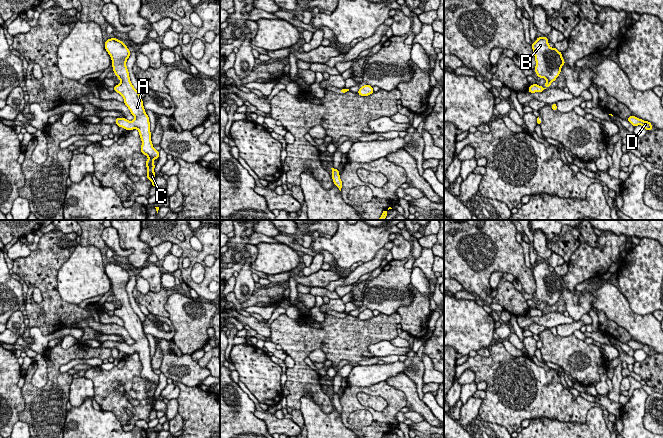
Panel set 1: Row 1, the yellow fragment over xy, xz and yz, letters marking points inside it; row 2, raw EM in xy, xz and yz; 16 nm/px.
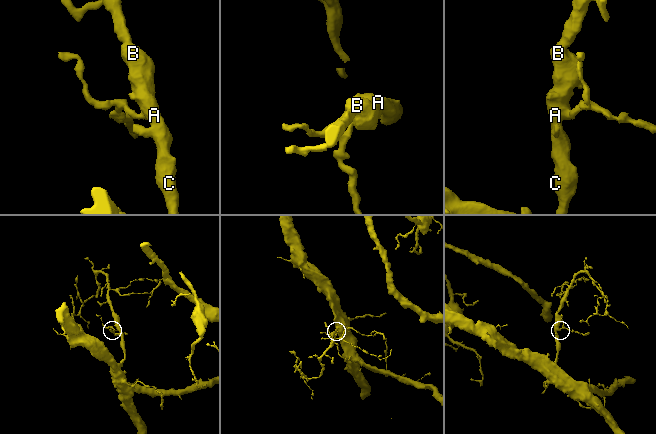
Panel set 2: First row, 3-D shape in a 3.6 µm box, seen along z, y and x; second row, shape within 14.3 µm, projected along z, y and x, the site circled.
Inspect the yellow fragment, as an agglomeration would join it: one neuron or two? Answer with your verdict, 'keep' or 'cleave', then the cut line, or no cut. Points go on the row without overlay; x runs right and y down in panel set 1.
keep; no cut

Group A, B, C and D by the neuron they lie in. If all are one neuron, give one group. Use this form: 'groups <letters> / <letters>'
groups A B C D

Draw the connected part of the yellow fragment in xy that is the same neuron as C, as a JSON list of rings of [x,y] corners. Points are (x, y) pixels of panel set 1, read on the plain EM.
[[[111,262],[105,265],[105,273],[111,281],[112,291],[115,299],[121,305],[119,309],[114,310],[114,315],[124,322],[124,327],[135,341],[133,345],[125,342],[116,342],[116,349],[126,354],[137,353],[142,365],[141,377],[148,381],[145,389],[147,391],[147,402],[155,410],[155,388],[154,383],[158,383],[159,375],[155,374],[151,365],[149,341],[145,336],[142,322],[139,316],[134,312],[130,305],[129,296],[126,291],[126,285],[130,280],[130,275],[124,266],[117,262]]]

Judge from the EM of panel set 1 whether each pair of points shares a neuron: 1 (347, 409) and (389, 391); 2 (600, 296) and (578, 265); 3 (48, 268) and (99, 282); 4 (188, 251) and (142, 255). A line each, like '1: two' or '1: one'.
1: one
2: two
3: two
4: two

